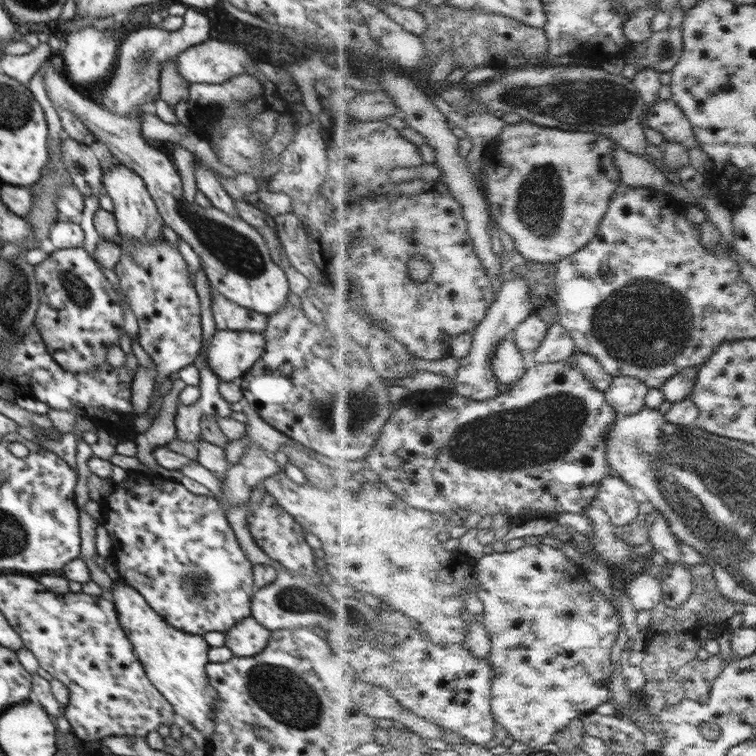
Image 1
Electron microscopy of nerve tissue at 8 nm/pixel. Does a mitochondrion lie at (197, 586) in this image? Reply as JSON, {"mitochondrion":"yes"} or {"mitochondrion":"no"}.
{"mitochondrion":"yes"}

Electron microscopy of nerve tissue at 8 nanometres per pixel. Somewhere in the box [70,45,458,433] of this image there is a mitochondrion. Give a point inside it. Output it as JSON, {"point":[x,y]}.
{"point":[232,248]}

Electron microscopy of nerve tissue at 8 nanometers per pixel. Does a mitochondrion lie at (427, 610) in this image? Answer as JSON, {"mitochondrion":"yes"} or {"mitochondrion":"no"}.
{"mitochondrion":"yes"}

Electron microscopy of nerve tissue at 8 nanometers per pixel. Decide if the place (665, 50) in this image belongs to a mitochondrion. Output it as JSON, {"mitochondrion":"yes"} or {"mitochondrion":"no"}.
{"mitochondrion":"yes"}

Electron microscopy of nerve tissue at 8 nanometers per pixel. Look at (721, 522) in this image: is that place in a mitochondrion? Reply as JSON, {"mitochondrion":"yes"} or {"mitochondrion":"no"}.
{"mitochondrion":"yes"}

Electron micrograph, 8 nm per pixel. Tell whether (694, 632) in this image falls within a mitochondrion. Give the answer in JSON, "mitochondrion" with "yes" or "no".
{"mitochondrion":"no"}

